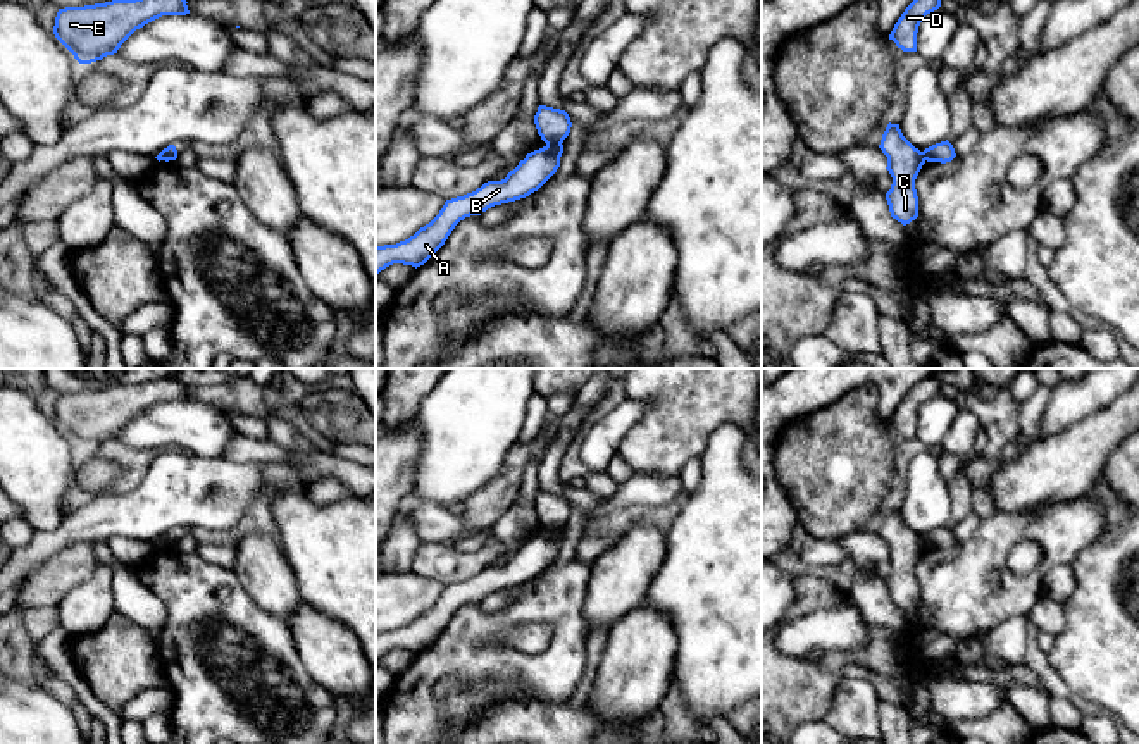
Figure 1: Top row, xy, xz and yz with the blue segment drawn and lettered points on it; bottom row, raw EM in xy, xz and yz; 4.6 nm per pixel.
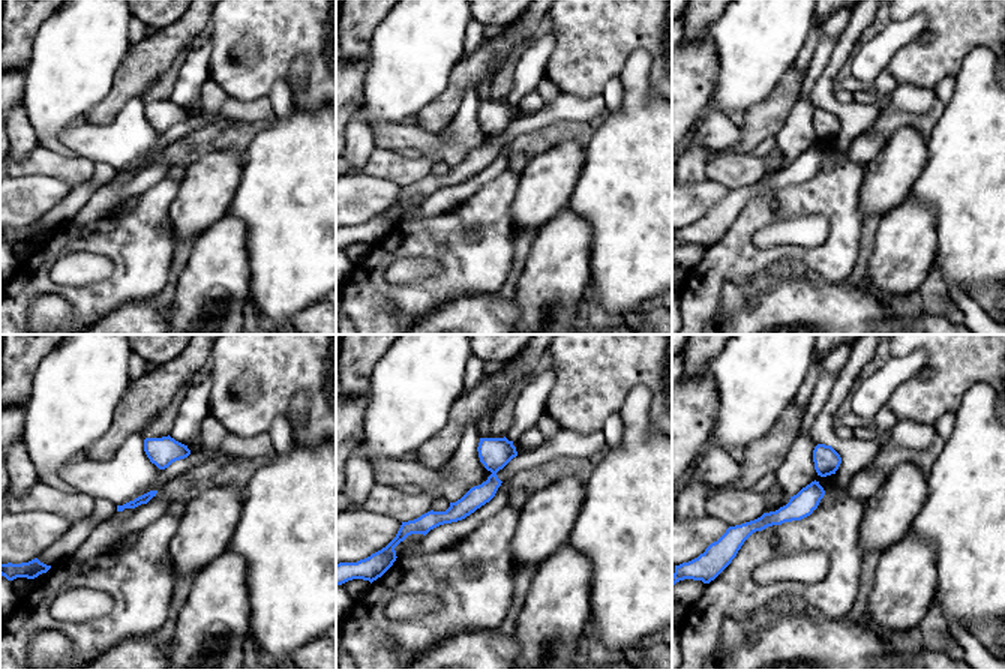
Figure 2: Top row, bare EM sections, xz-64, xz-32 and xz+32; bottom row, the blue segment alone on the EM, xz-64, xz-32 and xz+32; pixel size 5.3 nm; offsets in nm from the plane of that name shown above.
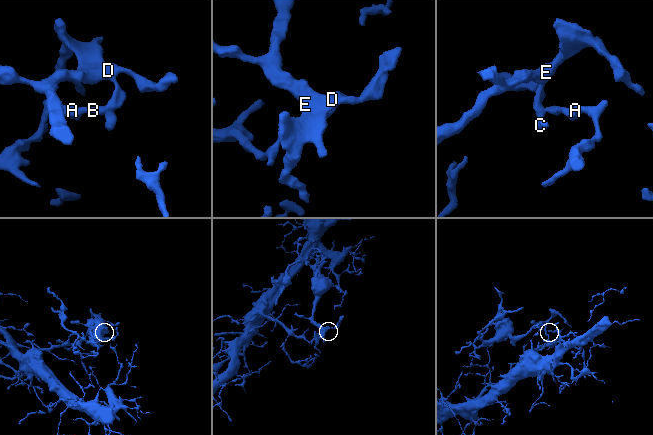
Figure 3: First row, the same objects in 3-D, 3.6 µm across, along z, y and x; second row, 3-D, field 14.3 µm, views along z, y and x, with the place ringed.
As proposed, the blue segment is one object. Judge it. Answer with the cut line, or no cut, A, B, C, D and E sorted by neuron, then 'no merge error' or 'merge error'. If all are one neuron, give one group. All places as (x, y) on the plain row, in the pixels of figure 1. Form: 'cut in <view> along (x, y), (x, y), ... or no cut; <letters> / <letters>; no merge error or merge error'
cut in xz along (560, 527), (547, 531); A B / C D E; merge error

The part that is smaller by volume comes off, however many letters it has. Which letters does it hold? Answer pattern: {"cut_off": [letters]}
{"cut_off": ["C", "D", "E"]}

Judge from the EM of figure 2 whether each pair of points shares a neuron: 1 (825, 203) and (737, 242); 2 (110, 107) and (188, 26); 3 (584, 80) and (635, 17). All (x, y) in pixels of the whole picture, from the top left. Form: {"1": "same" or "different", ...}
{"1": "same", "2": "same", "3": "same"}

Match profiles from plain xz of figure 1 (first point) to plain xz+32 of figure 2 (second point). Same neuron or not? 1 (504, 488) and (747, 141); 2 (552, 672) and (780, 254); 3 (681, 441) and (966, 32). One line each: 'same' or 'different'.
1: same
2: same
3: same

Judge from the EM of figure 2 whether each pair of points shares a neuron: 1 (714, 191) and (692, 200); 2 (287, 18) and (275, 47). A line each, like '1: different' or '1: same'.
1: same
2: same

